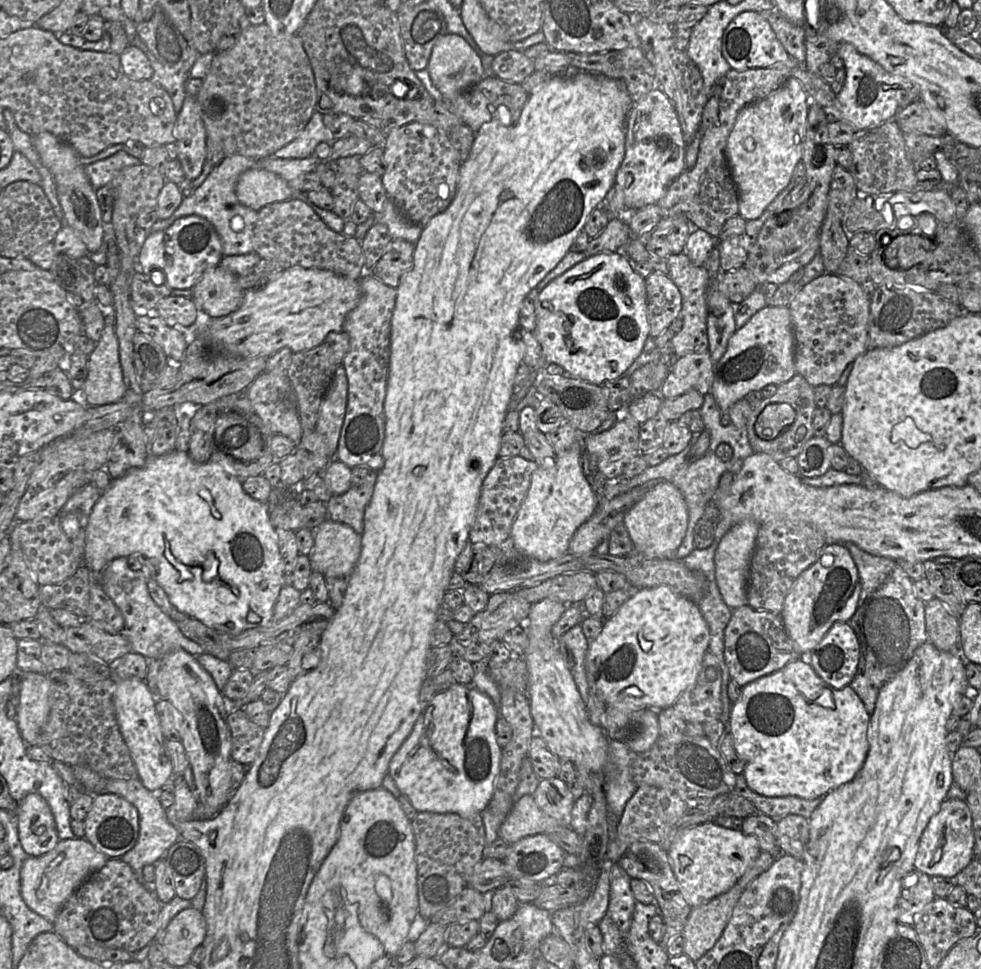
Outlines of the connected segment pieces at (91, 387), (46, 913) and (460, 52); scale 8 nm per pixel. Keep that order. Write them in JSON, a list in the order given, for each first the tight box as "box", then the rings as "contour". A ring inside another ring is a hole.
[{"box":[81,304,125,406],"contour":[[[113,304],[104,309],[104,319],[101,338],[88,356],[88,374],[81,391],[86,406],[115,403],[125,394]]]},{"box":[20,837,109,923],"contour":[[[84,837],[59,840],[51,851],[24,861],[20,872],[22,898],[32,911],[54,923],[71,895],[109,859]]]},{"box":[427,33,484,101],"contour":[[[451,33],[436,41],[427,69],[445,101],[454,101],[461,92],[483,79],[484,73],[476,50],[462,36]]]}]

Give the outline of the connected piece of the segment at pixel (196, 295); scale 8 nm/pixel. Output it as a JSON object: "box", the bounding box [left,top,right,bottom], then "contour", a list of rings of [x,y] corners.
{"box":[192,265,244,318],"contour":[[[216,265],[206,269],[192,288],[193,301],[210,318],[236,311],[242,304],[244,291],[235,275]]]}

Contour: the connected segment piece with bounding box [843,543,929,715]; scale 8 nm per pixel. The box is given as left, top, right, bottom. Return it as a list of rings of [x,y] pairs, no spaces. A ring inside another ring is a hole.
[[[843,543],[858,569],[861,594],[850,621],[859,641],[857,672],[849,684],[872,715],[880,690],[895,677],[922,644],[929,641],[924,603],[914,590],[914,581],[901,568],[900,561],[872,555],[853,543]]]

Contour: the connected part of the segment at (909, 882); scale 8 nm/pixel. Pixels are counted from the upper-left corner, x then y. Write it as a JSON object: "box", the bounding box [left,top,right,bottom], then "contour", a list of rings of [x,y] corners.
{"box":[898,869,935,926],"contour":[[[914,869],[902,883],[898,904],[899,923],[913,926],[915,916],[935,898],[931,877]]]}

